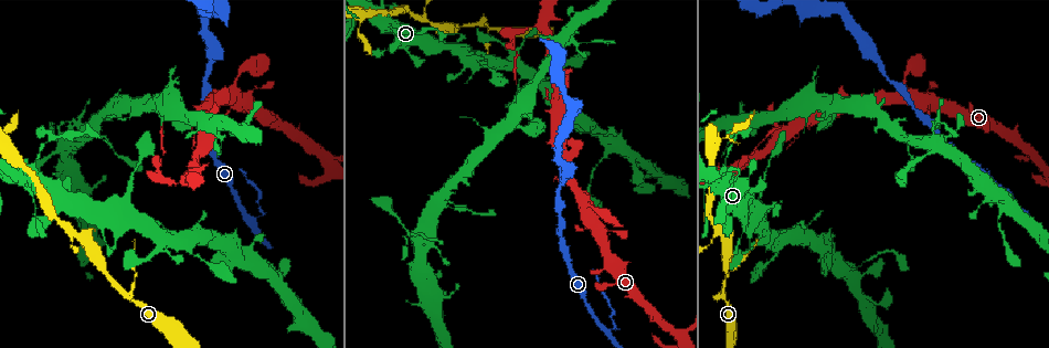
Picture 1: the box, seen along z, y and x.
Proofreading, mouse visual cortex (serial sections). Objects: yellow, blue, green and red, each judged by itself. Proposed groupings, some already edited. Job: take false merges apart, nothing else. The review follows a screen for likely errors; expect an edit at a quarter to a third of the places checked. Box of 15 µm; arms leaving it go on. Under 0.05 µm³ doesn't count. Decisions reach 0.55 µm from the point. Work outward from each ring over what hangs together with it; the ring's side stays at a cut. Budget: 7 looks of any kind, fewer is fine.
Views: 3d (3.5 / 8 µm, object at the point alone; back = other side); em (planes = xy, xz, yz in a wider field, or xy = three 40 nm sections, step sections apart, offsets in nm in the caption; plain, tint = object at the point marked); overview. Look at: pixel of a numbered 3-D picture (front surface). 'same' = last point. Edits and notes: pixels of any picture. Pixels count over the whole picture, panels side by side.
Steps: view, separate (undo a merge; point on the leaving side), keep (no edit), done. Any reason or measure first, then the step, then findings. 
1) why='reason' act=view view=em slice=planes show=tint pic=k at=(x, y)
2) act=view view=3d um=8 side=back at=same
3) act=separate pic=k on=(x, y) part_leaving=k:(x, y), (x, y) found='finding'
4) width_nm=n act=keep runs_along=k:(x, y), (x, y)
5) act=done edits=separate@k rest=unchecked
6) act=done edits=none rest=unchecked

why='arms part here' act=view view=3d um=3.5 side=back pic=1 at=(736, 140)

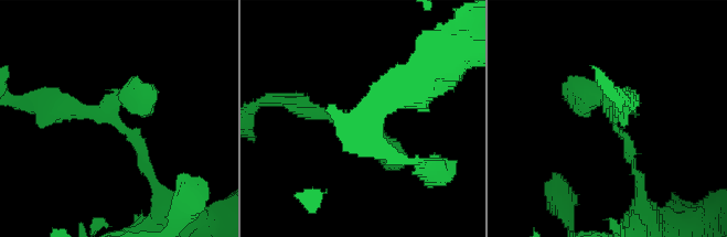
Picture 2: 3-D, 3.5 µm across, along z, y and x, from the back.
why='need the tissue' act=view view=em slice=xy step=3 show=tint pic=2 at=(611, 113)

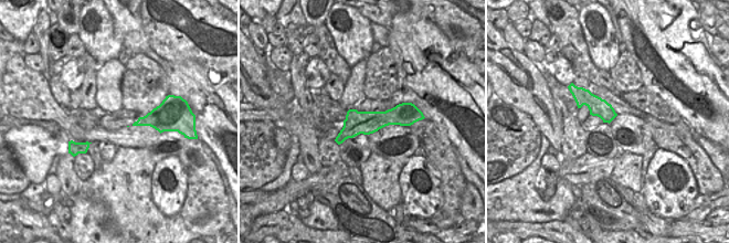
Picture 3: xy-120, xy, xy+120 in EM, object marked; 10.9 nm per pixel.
width_nm=260 act=keep runs_along=3:(410, 115), (356, 123), (338, 139) found='all the same cell'

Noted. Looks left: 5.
why='narrows sharply' act=view view=3d um=8 pic=1 at=(540, 25)

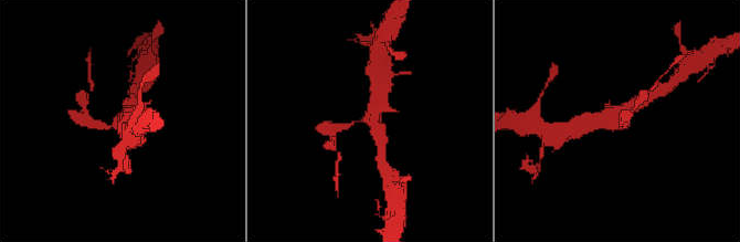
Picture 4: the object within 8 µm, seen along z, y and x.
why='closer look' act=view view=3d um=3.5 pic=4 at=(369, 117)

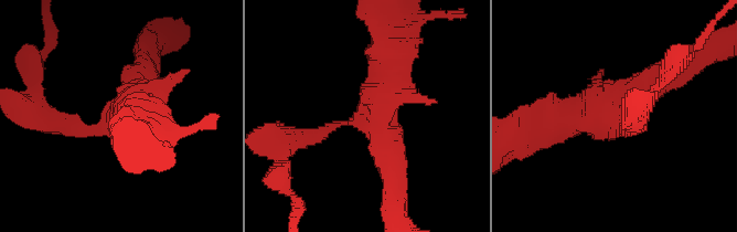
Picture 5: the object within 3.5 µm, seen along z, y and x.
act=view view=em slice=xy step=1 show=tint pic=5 at=(614, 116)

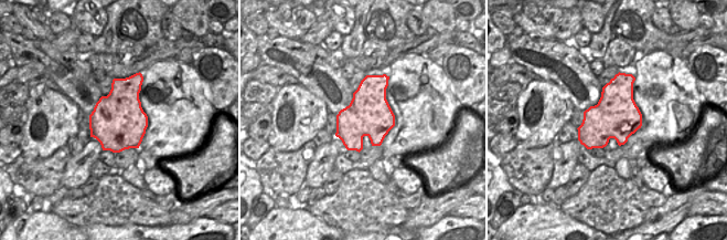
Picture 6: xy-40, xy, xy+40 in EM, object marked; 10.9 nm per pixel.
width_nm=480 act=separate pic=5 on=(50, 122) part_leaving=5:(84, 130), (33, 111), (33, 66) found='a second cell is stuck on'

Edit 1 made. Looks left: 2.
why='thin neck' act=view view=3d um=3.5 pic=1 at=(480, 25)

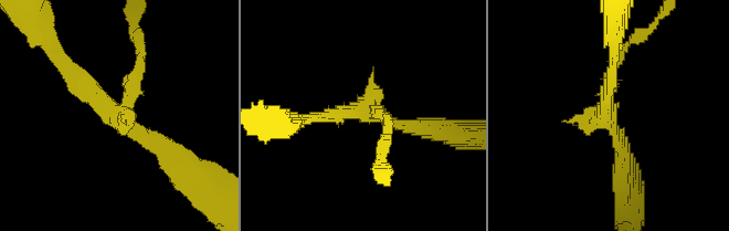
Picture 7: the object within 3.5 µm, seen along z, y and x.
why='need the tissue' act=view view=em slice=xy step=3 show=tint pic=7 at=(118, 116)

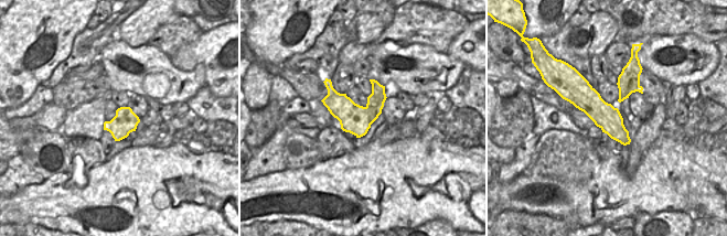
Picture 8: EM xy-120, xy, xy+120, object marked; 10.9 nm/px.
act=separate pic=7 on=(139, 70) part_leaving=7:(125, 105), (143, 48), (136, 23) found='a second cell is stuck on'

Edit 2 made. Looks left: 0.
act=done edits=separate@5,separate@7 rest=unchecked

